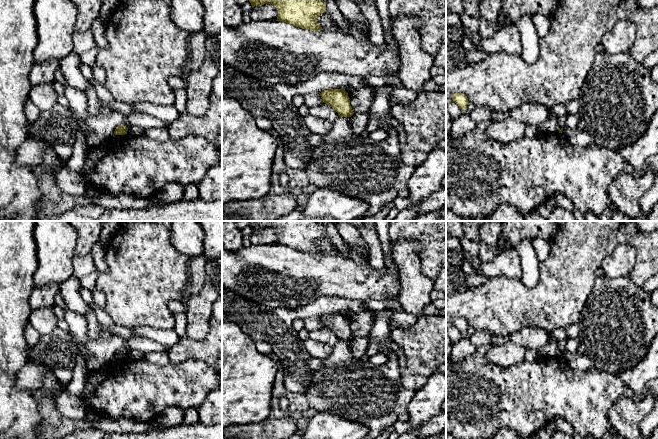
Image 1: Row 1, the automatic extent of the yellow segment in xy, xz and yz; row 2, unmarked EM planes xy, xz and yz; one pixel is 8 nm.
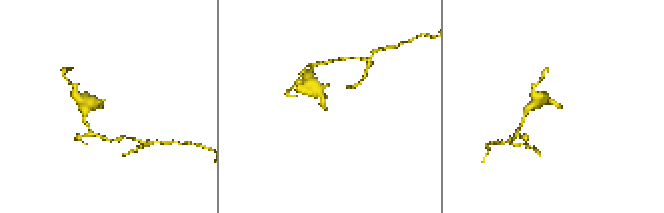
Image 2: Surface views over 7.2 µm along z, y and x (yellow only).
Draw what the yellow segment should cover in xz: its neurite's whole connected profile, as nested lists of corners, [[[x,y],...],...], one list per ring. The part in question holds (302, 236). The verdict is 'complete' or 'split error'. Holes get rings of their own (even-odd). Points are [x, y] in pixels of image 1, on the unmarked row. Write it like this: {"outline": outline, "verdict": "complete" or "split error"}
{"outline": [[[248,221],[252,231],[272,228],[278,234],[276,245],[311,255],[322,254],[317,241],[326,235],[326,226],[317,221]]], "verdict": "complete"}

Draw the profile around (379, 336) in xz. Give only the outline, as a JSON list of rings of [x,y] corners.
[[[391,309],[379,311],[368,335],[370,344],[366,354],[384,353],[389,359],[387,363],[376,366],[369,361],[356,360],[347,342],[339,341],[333,346],[332,353],[322,360],[321,368],[312,372],[310,386],[304,393],[309,408],[317,413],[335,413],[366,426],[369,432],[365,439],[375,439],[399,420],[409,421],[408,405],[416,392],[402,385],[397,353],[388,345],[391,340],[389,317],[393,312]]]

